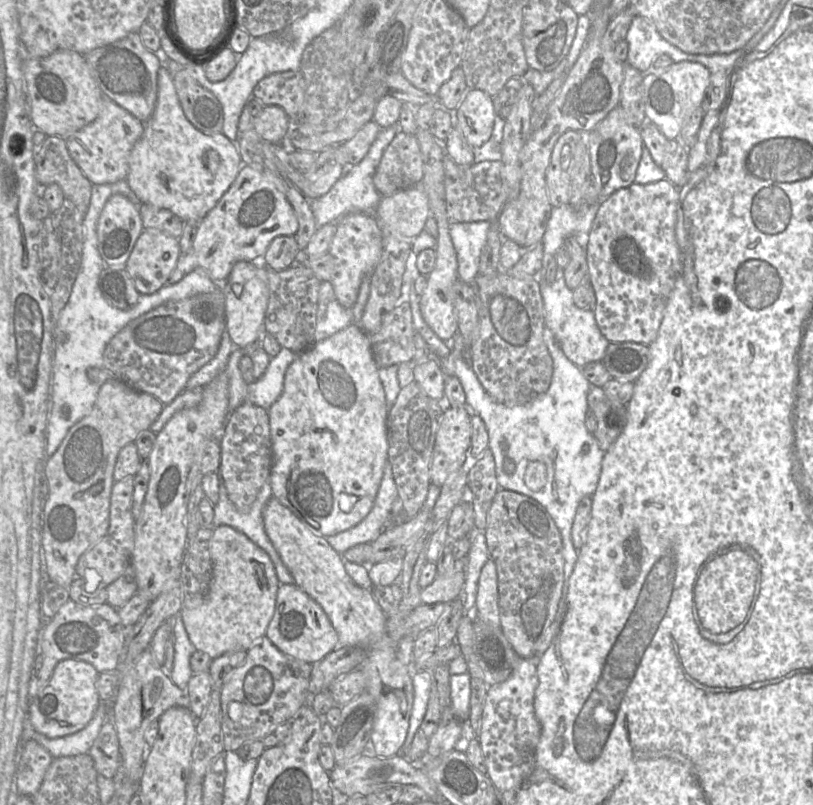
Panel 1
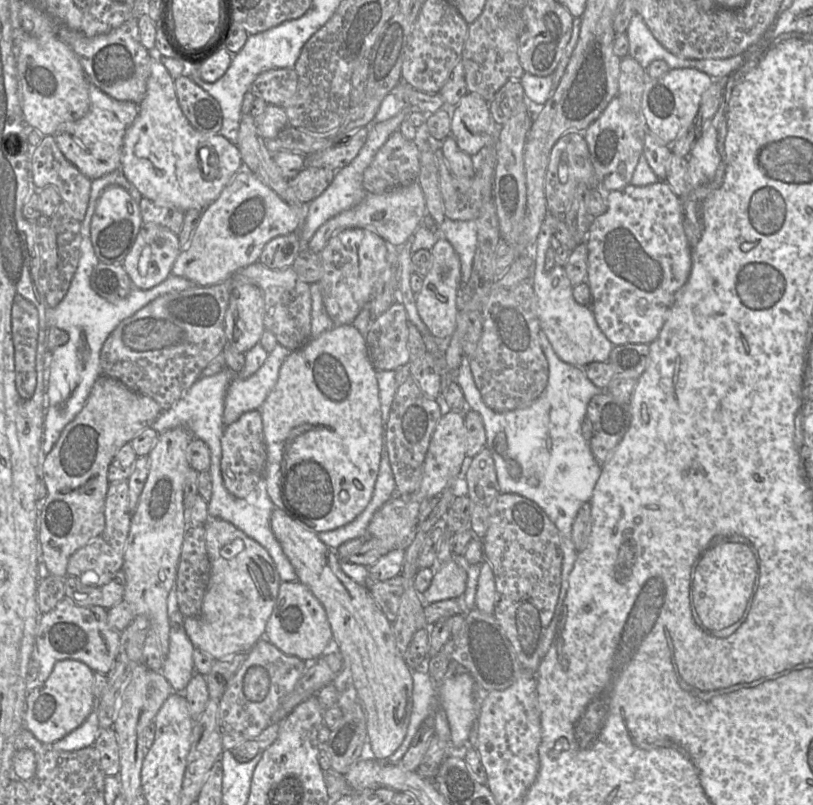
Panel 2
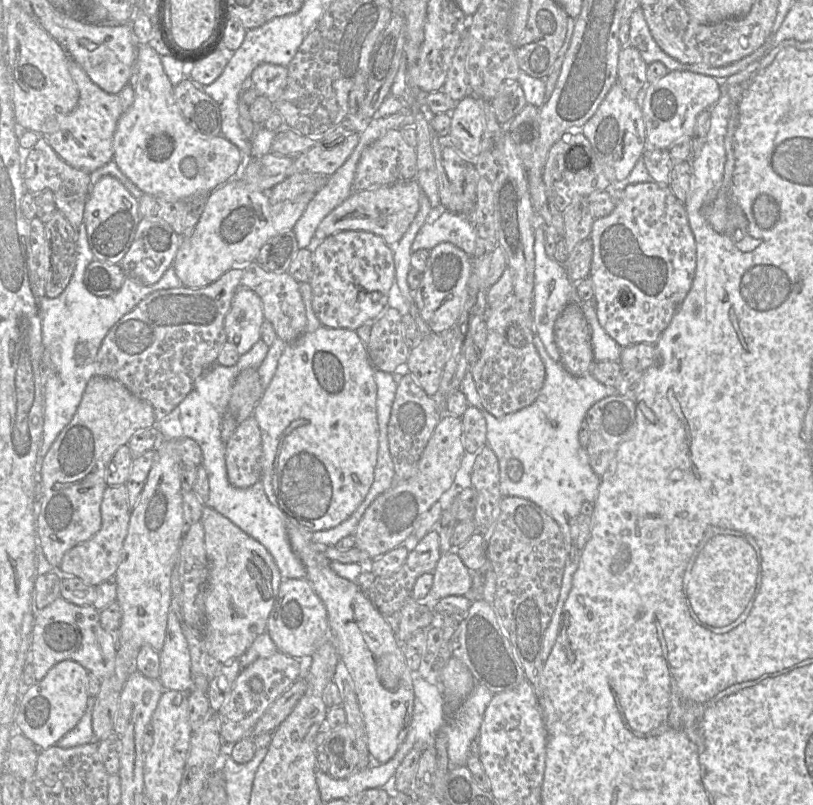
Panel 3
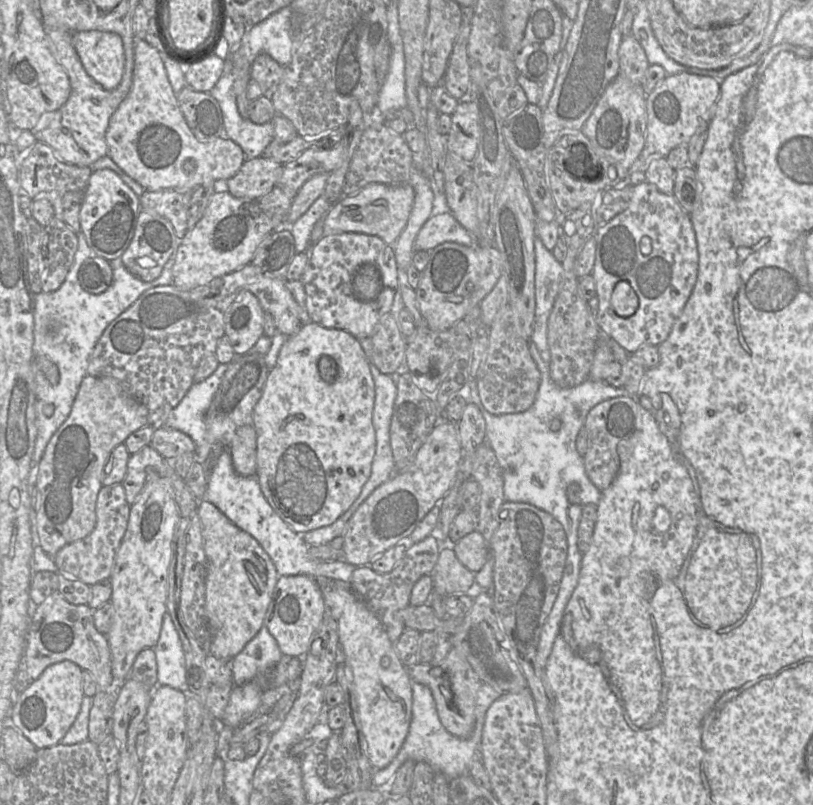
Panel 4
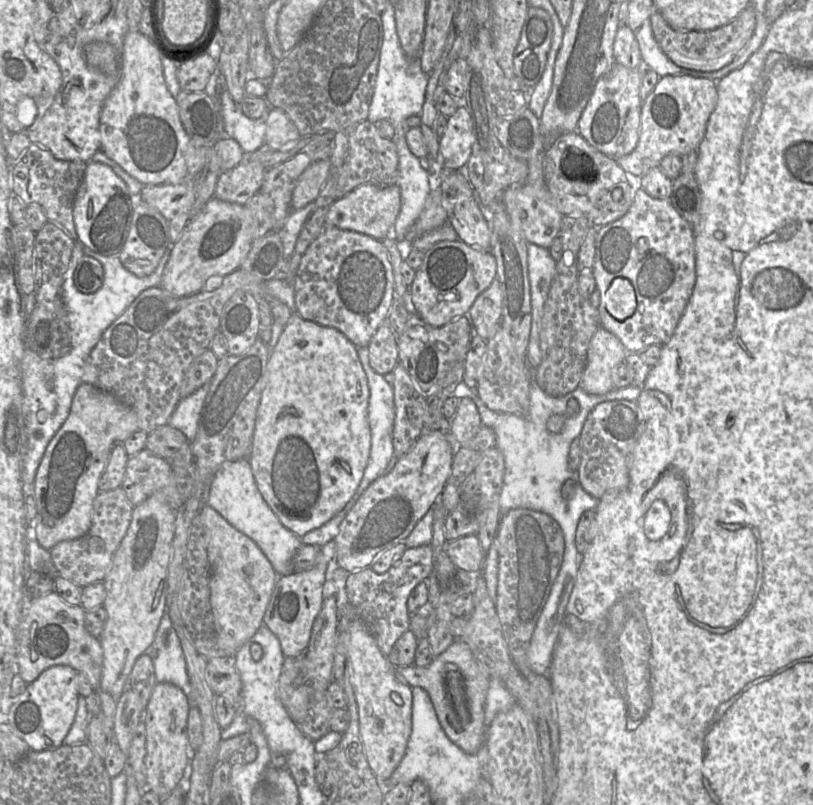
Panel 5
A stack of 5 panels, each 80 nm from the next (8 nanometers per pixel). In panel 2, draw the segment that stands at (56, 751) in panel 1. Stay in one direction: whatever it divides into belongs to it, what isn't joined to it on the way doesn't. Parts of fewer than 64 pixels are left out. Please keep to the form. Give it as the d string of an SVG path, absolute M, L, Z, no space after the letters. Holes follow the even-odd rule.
M95 697L93 710L87 719L75 730L54 742L48 748L58 751L75 751L93 746L100 734L98 707L100 699Z

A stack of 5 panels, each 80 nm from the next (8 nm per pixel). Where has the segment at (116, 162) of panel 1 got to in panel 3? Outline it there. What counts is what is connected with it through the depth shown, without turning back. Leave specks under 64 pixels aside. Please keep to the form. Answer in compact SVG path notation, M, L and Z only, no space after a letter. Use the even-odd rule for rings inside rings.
M68 58L68 68L78 88L78 104L69 114L48 122L40 137L49 143L62 160L90 174L108 162L114 161L114 133L118 120L133 104L134 89L129 82L120 92L110 94L96 85L74 59Z

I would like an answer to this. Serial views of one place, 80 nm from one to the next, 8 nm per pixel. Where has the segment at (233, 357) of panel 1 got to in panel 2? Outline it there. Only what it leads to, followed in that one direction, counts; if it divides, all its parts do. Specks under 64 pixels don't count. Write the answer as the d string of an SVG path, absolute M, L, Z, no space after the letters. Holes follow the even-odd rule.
M278 343L268 354L264 364L252 376L247 379L240 379L237 375L233 377L225 396L224 430L244 413L259 410L275 387L280 368L290 353L289 349Z

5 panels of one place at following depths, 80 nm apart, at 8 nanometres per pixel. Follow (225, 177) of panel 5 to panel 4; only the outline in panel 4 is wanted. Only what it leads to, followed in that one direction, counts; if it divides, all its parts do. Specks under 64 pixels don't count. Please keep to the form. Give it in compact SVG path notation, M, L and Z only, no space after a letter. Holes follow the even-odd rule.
M264 156L246 158L238 172L226 180L227 191L243 200L257 200L268 193L280 178L283 165Z

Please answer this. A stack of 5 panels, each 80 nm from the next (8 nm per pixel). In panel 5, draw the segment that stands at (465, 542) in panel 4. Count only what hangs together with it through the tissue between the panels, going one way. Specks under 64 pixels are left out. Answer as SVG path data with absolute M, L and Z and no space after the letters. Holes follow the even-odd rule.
M477 534L460 537L453 541L446 541L445 551L458 569L468 573L482 572L486 553L482 549Z

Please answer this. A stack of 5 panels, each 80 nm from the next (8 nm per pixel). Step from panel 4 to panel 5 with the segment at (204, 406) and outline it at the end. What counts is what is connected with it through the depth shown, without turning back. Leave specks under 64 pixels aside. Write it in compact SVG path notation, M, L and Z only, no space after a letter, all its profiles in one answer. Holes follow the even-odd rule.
M207 381L197 391L181 399L167 423L180 430L190 443L197 434L198 421L210 385L211 381Z

